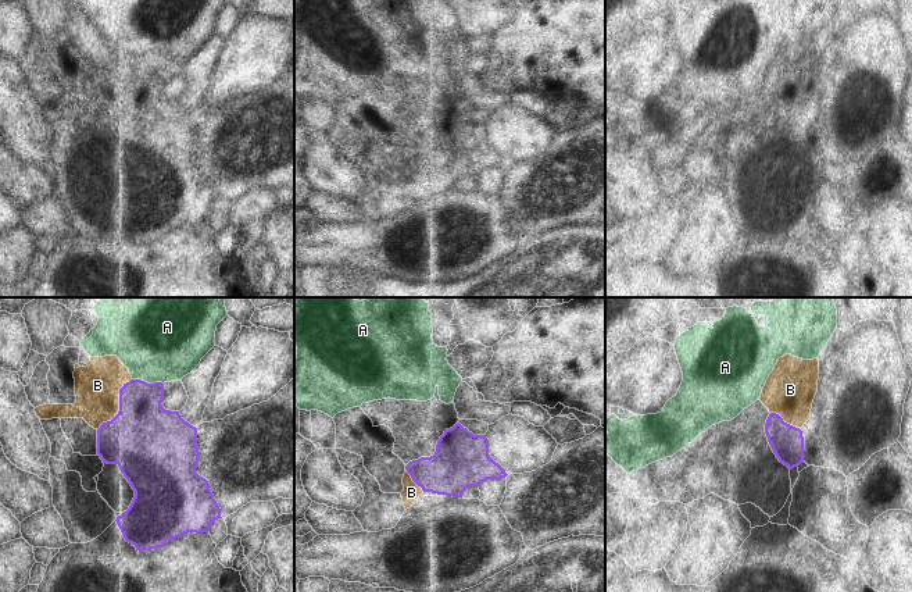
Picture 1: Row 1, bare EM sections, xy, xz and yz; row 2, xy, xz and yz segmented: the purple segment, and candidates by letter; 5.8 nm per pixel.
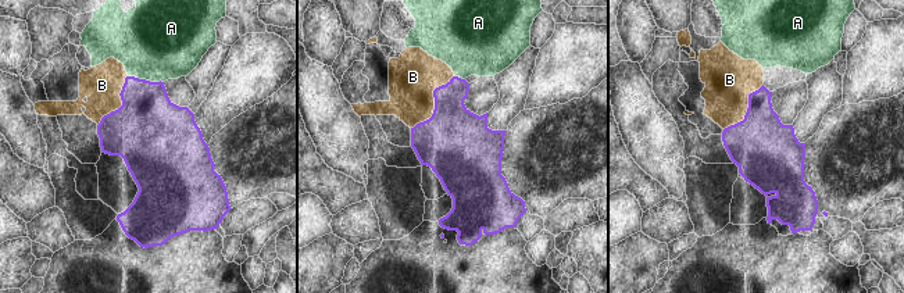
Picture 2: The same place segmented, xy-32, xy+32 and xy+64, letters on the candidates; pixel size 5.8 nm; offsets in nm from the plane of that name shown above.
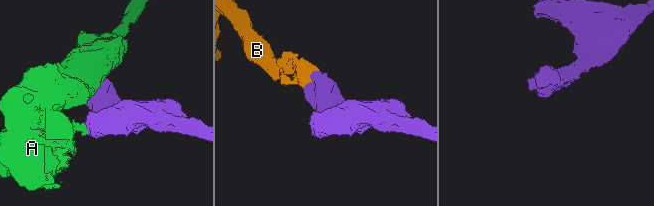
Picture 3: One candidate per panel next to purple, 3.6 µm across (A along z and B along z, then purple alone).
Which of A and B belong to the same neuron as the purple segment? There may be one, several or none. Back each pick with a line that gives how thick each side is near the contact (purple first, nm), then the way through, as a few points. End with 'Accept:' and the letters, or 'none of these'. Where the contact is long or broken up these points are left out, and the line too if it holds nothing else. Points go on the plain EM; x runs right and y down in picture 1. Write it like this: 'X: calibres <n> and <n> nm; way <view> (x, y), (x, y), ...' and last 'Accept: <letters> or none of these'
B: calibres 420 and 260 nm; way xy (145, 128), (120, 95), (97, 74)
Accept: B

